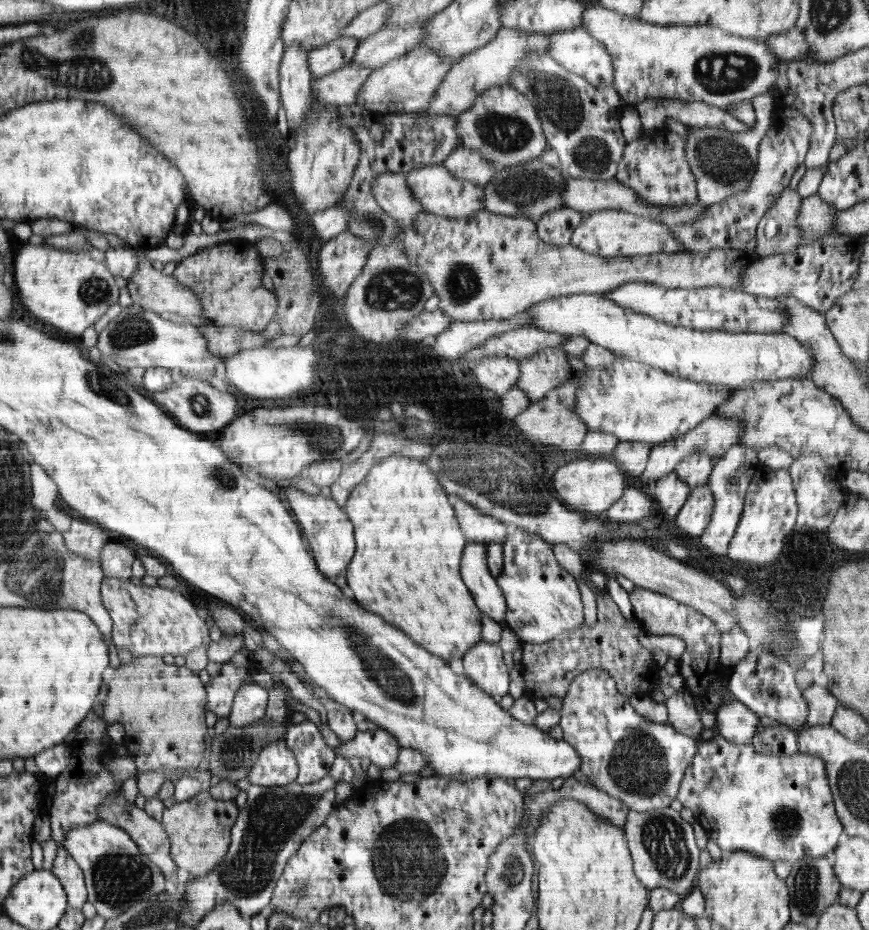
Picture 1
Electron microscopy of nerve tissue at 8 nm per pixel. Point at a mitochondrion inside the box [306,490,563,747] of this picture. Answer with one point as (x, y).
(379, 667)

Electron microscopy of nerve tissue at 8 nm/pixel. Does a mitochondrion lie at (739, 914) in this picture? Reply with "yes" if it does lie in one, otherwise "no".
no

